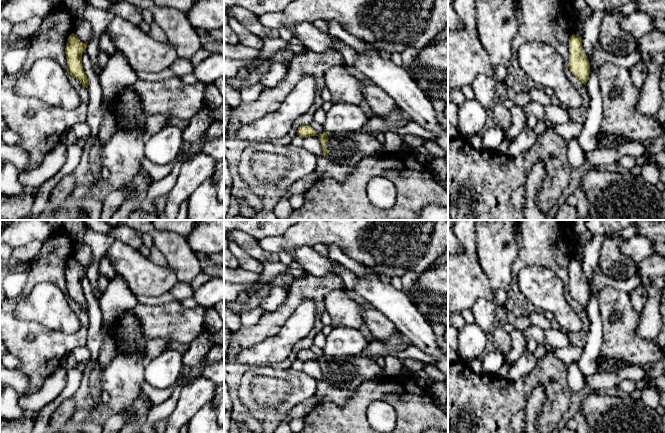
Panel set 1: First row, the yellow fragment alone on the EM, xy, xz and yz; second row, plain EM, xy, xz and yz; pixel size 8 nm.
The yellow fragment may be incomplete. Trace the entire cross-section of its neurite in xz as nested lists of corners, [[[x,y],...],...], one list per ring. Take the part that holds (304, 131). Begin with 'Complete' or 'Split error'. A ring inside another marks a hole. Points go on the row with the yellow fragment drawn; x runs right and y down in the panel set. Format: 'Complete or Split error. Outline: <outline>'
Split error. Outline: [[[301,125],[297,135],[318,136],[323,156],[339,165],[356,165],[365,157],[378,156],[383,146],[372,133],[360,131],[323,132],[320,136],[311,125]]]

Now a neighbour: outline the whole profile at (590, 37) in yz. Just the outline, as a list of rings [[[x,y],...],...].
[[[604,10],[594,11],[593,14],[587,18],[583,18],[583,34],[582,46],[585,55],[589,59],[590,66],[592,64],[593,47],[599,42],[599,28],[605,16]]]

